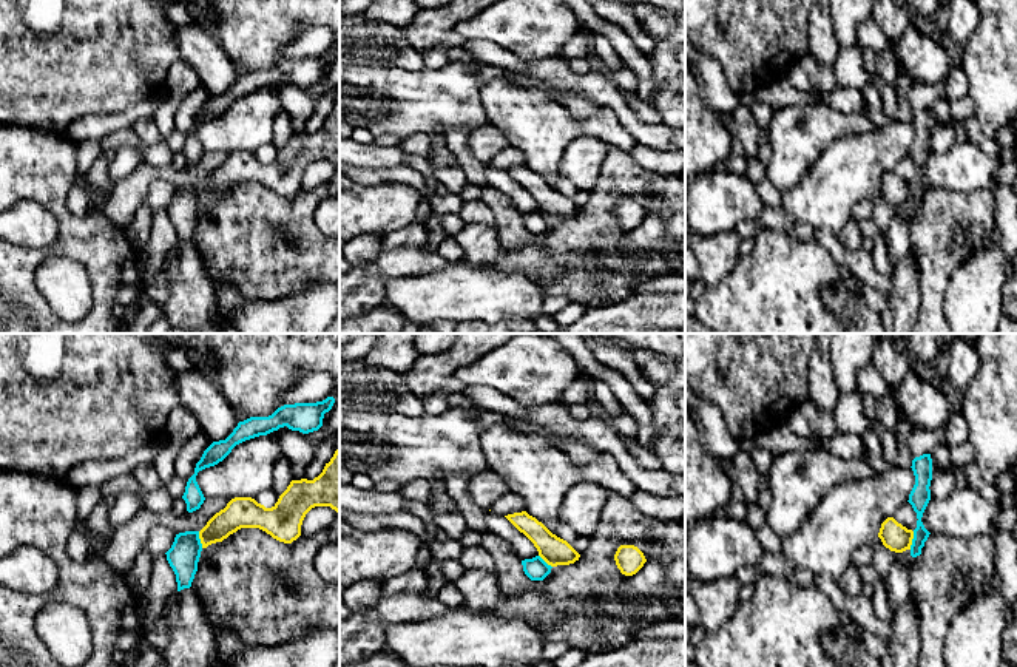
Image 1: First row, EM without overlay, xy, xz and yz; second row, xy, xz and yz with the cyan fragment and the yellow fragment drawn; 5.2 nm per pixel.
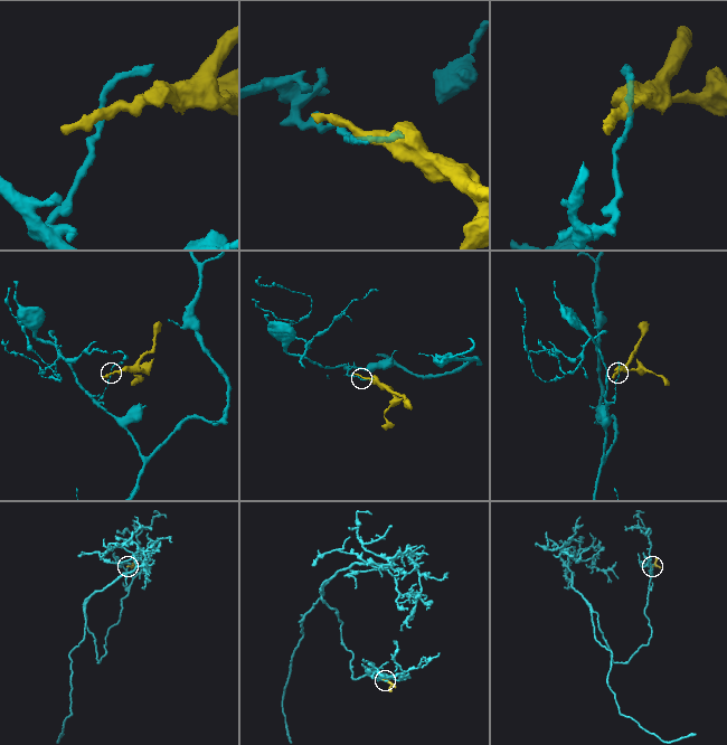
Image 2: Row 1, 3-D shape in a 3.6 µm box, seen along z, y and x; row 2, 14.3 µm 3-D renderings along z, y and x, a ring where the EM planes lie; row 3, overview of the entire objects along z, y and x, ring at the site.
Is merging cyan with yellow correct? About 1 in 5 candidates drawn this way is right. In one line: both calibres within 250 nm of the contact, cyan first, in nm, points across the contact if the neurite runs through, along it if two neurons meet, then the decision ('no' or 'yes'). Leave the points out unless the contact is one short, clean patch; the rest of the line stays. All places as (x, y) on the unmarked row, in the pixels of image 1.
calibres 110 and 140 nm; border yz (914, 186), (909, 203); no

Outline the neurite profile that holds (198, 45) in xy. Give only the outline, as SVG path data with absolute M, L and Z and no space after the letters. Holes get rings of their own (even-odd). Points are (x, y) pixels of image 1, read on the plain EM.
M207 23L177 26L176 45L179 59L194 68L208 94L225 94L238 80L239 73L233 59L224 51L218 34Z

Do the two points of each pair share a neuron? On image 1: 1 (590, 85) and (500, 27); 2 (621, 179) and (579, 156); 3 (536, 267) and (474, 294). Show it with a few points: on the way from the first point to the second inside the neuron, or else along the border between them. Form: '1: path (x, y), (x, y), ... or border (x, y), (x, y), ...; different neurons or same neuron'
1: border (513, 54), (523, 60), (559, 59); different neurons
2: border (608, 145), (599, 178), (590, 190); different neurons
3: border (485, 267), (516, 272), (536, 284); different neurons

